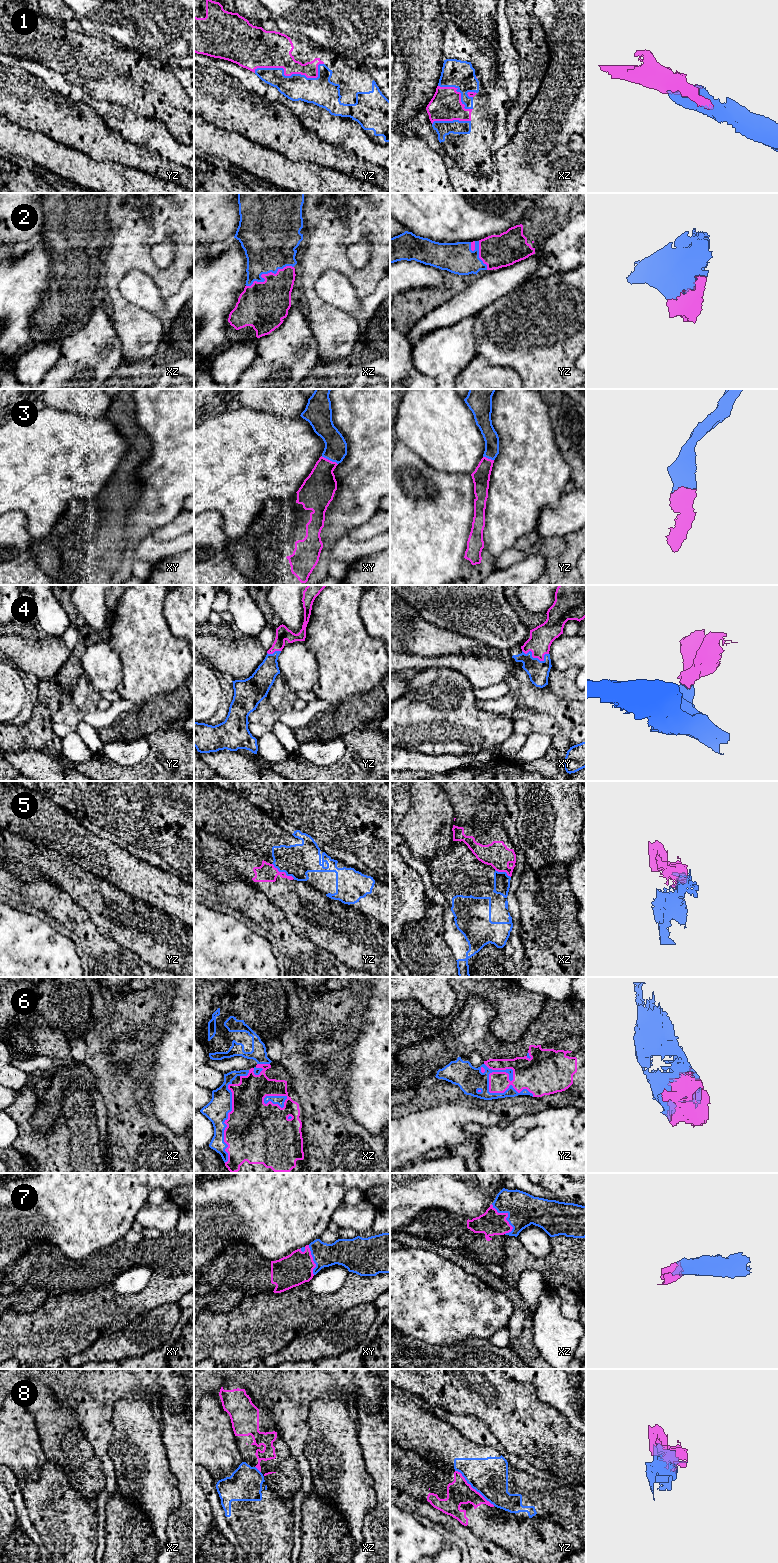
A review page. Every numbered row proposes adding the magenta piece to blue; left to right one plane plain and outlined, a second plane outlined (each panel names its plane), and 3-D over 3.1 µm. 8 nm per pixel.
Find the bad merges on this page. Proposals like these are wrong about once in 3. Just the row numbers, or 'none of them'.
5, 8

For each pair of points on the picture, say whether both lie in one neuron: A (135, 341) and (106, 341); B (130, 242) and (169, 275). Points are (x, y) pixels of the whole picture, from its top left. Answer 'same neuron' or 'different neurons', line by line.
A: different neurons
B: same neuron

